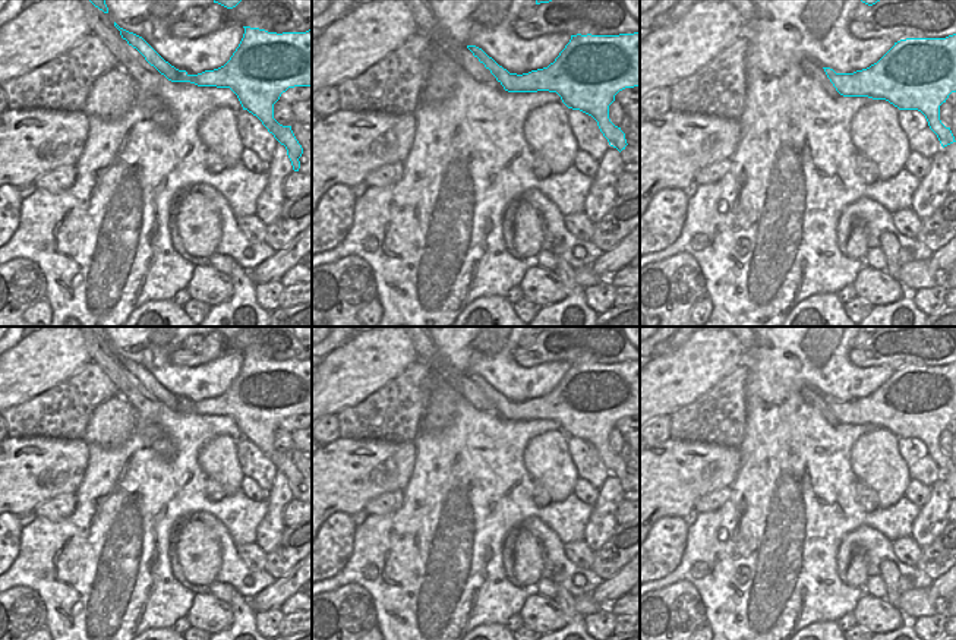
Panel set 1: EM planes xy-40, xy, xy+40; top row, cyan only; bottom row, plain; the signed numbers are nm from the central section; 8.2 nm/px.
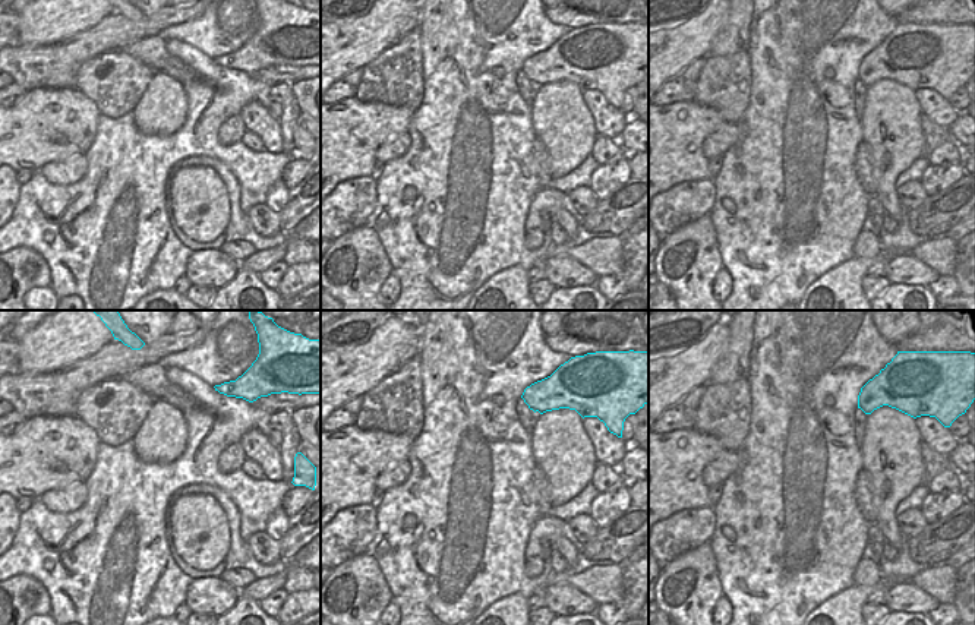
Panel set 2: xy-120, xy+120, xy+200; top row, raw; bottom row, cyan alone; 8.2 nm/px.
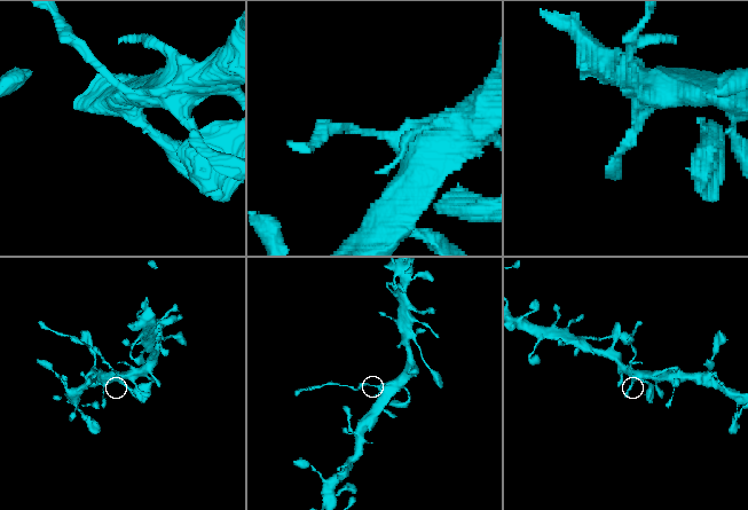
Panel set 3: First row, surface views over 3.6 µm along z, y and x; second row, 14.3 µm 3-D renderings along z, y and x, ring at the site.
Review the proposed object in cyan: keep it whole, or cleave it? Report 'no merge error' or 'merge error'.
merge error

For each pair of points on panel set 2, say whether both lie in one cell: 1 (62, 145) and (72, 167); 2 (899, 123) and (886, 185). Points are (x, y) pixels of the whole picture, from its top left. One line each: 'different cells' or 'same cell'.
1: different cells
2: same cell

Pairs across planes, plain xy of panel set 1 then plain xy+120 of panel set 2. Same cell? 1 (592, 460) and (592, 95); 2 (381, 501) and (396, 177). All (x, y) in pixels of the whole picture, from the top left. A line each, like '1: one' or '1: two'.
1: one
2: two

